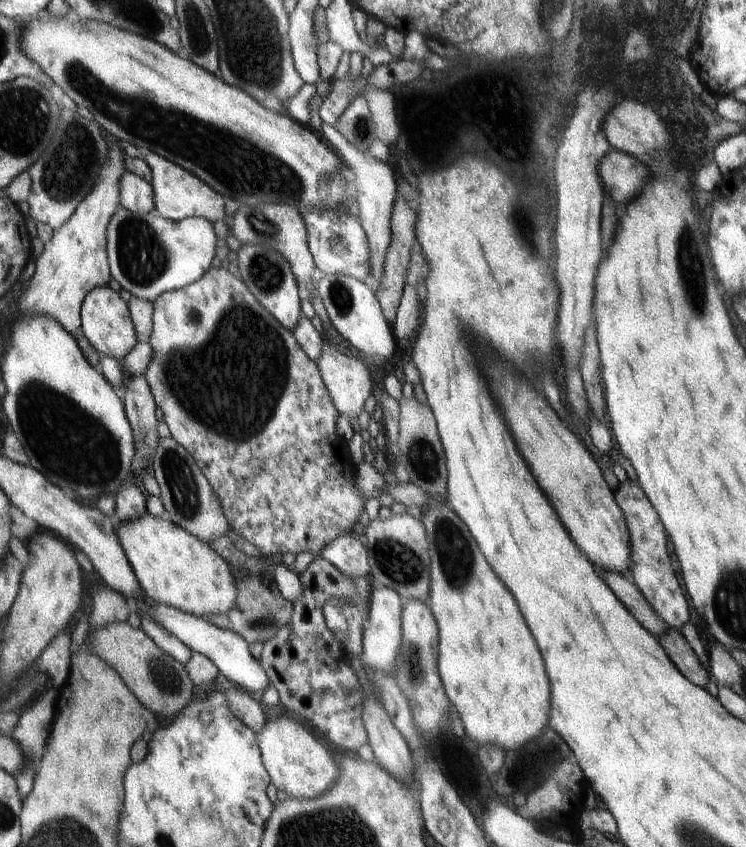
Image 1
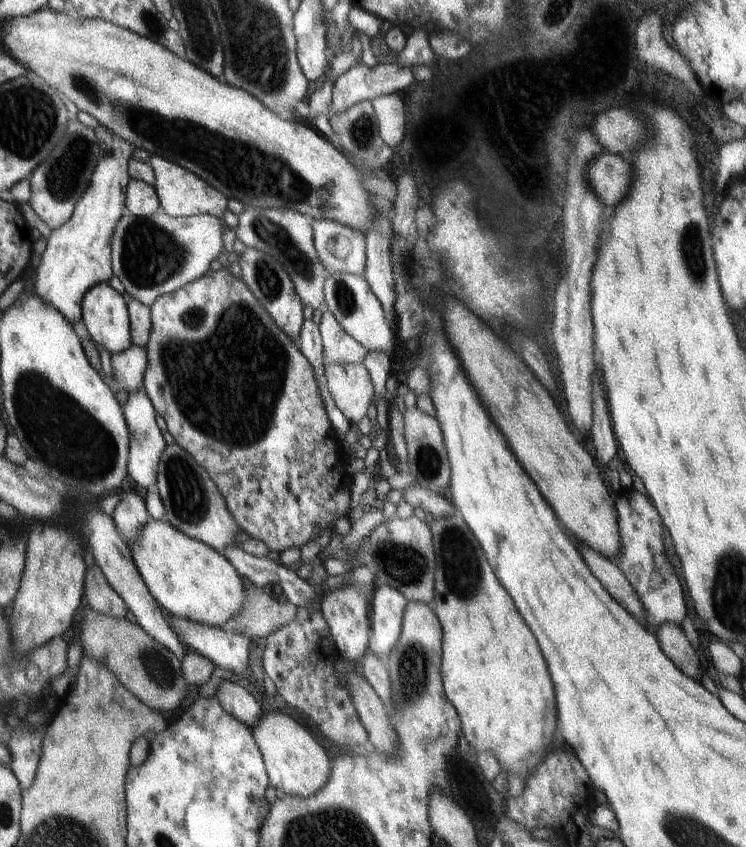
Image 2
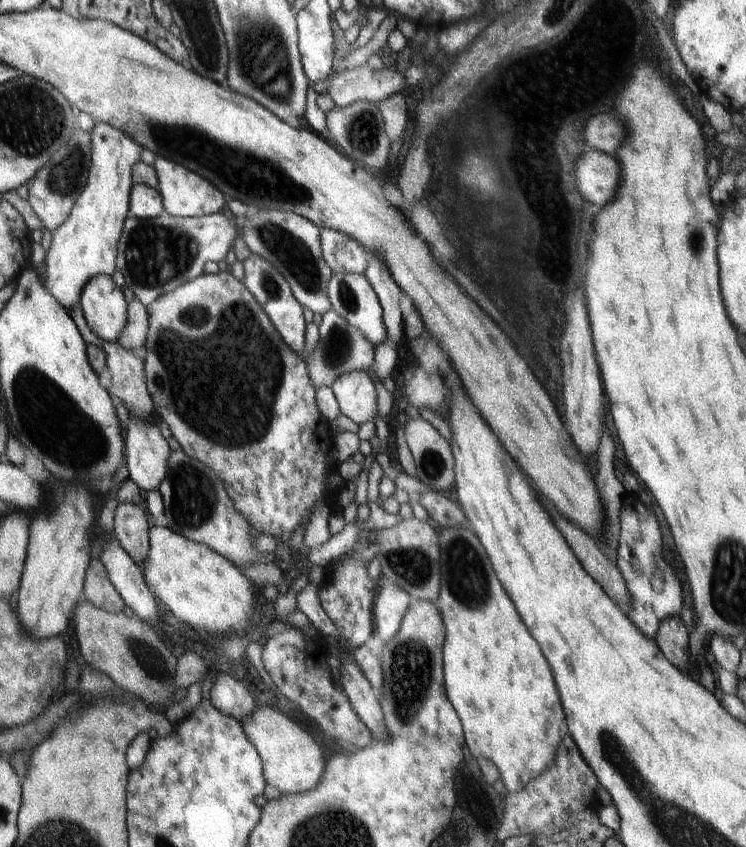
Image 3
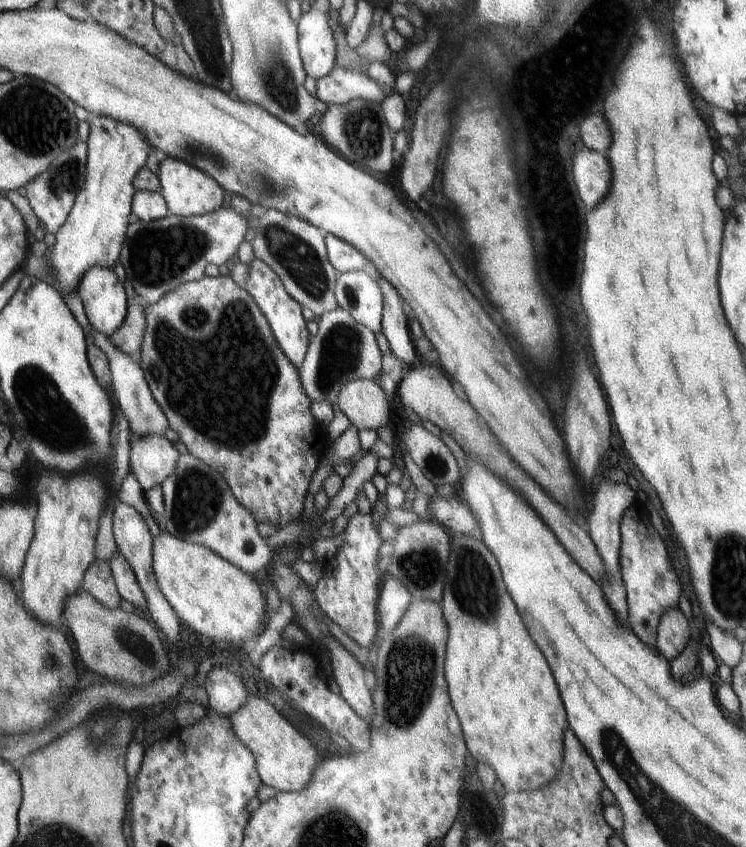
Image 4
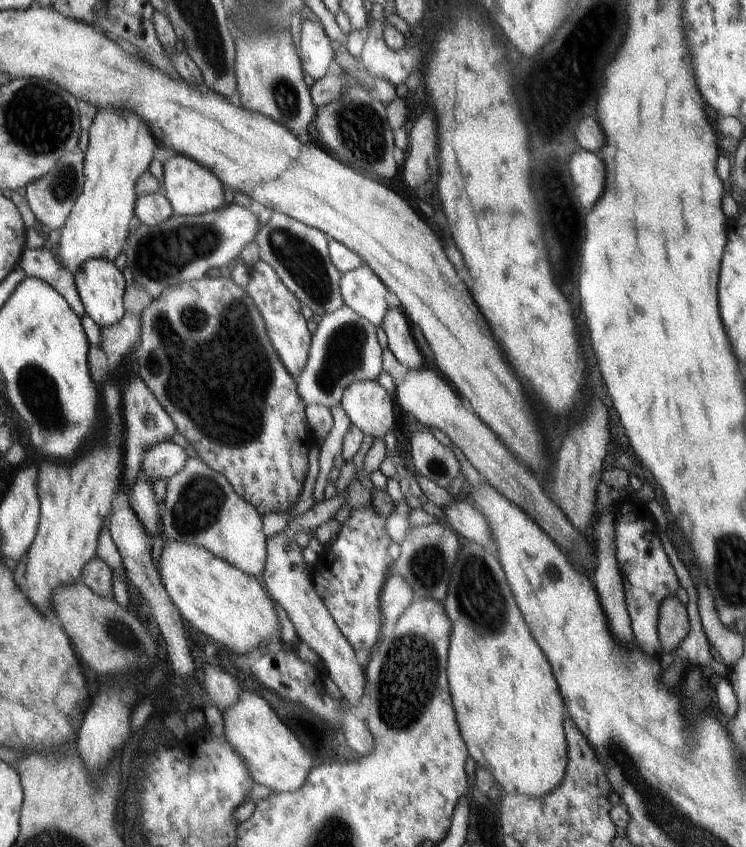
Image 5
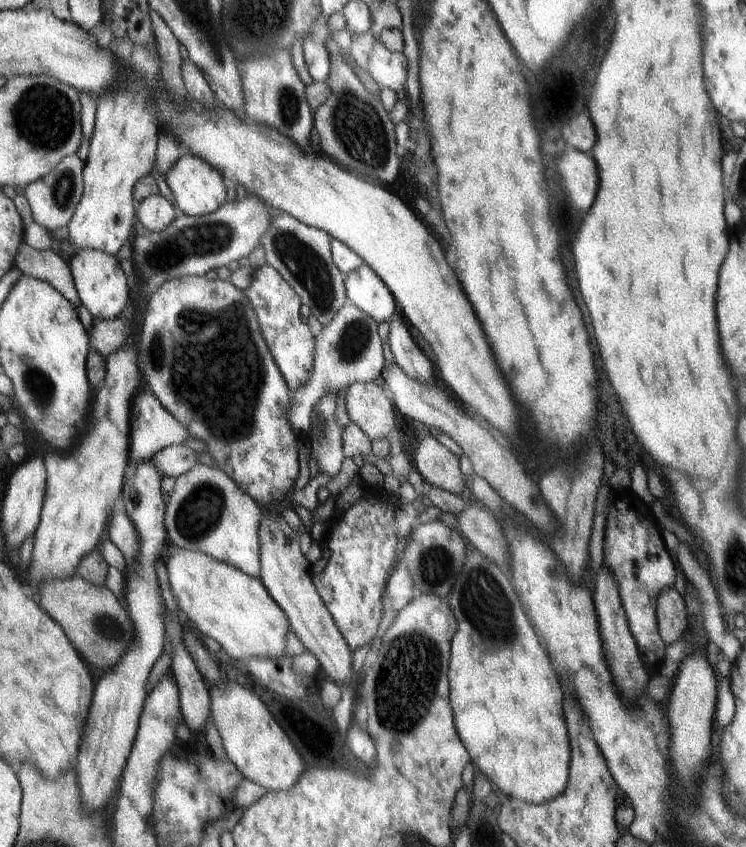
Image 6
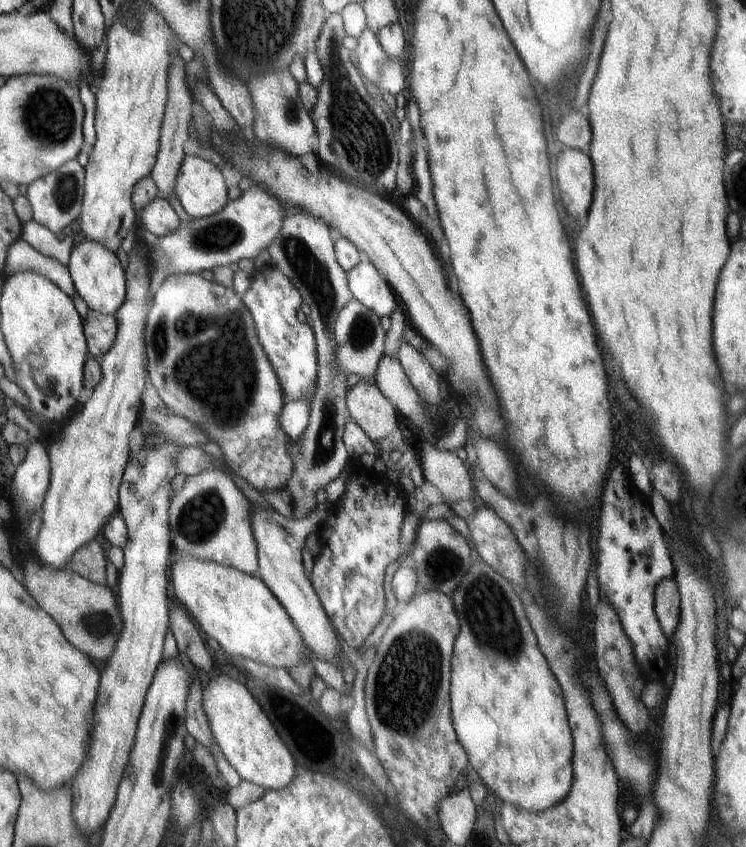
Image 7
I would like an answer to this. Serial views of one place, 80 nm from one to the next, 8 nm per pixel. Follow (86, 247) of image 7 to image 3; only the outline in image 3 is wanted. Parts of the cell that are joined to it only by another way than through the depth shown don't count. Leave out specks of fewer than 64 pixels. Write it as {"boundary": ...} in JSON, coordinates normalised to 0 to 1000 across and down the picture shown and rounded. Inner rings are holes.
{"boundary":[[[129,325],[117,331],[107,348],[106,361],[111,366],[118,387],[134,403],[157,404],[170,381],[170,359],[165,344],[155,338],[147,325]]]}

